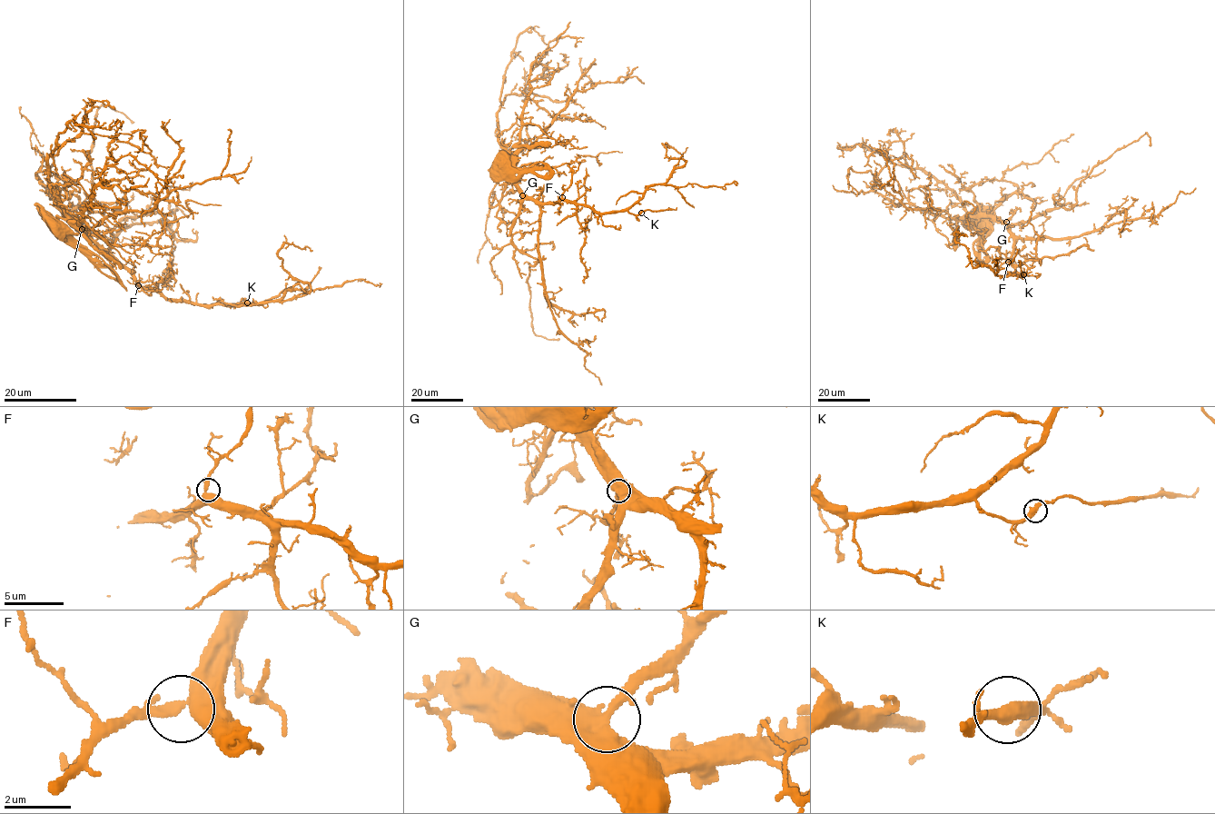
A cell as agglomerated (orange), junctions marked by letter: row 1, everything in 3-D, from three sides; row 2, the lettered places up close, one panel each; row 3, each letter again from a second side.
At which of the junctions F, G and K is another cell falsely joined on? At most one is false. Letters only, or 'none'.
none

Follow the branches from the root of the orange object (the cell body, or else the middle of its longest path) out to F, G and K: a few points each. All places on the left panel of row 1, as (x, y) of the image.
F: (54, 227), (52, 223), (57, 218), (69, 218), (72, 221), (69, 222), (106, 250), (138, 285)
G: (54, 227), (52, 223), (57, 218), (69, 218), (72, 221), (69, 222), (82, 229)
K: (54, 227), (52, 223), (57, 218), (69, 218), (143, 287), (156, 288), (169, 299), (203, 305), (247, 302)

